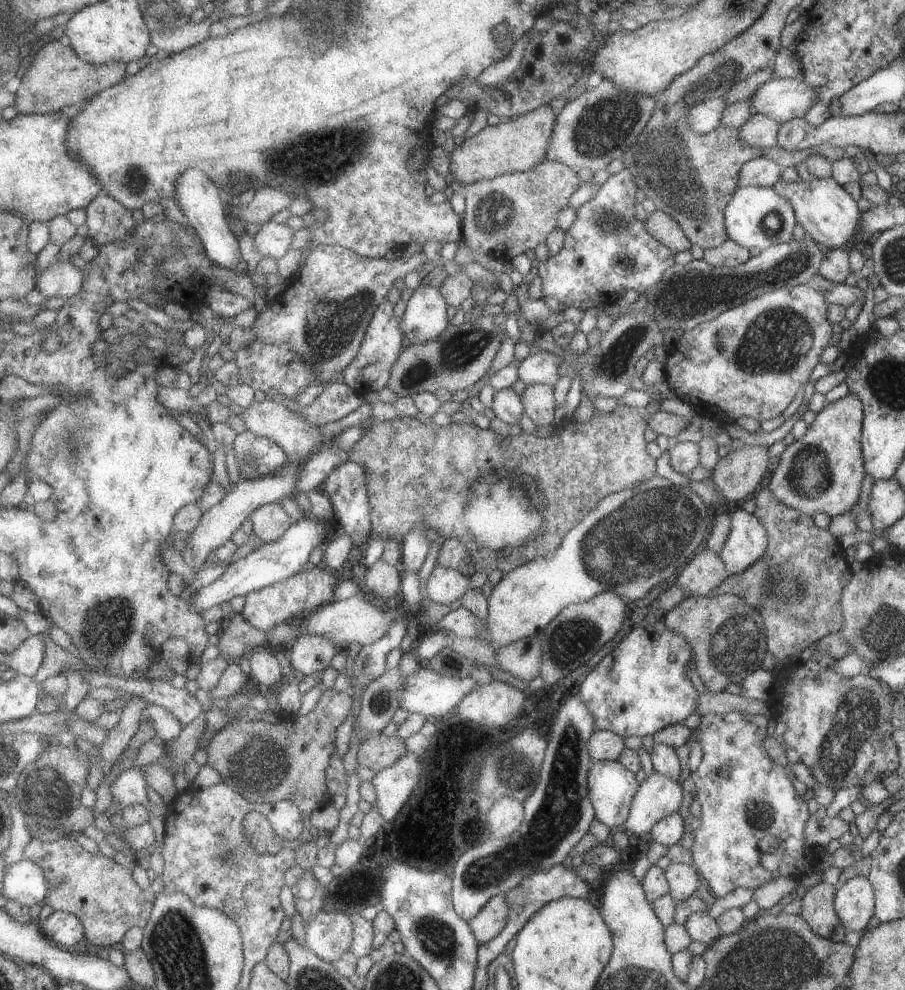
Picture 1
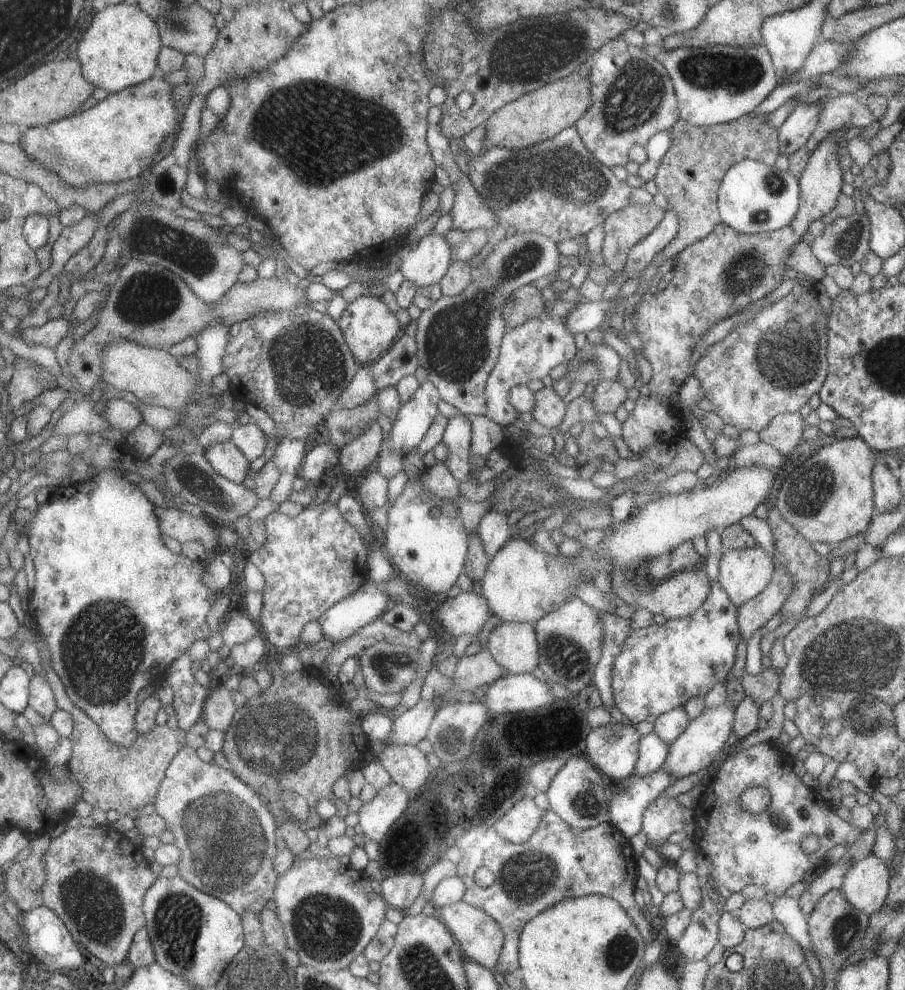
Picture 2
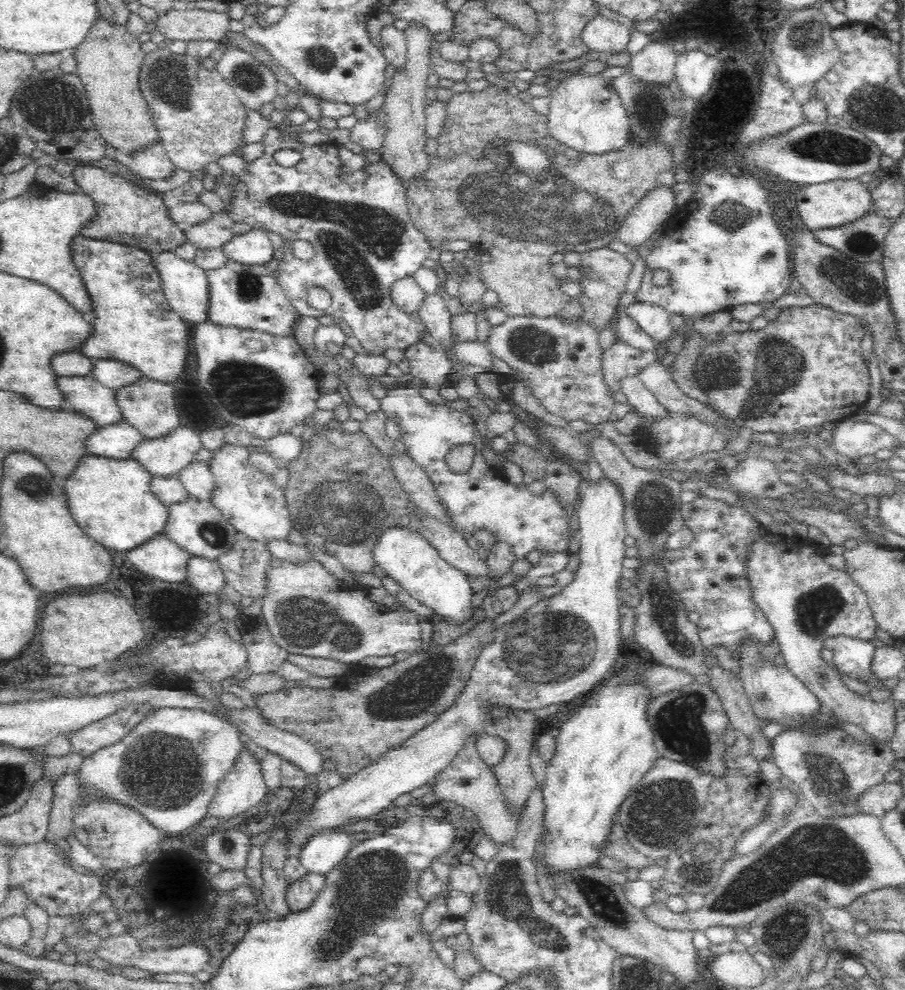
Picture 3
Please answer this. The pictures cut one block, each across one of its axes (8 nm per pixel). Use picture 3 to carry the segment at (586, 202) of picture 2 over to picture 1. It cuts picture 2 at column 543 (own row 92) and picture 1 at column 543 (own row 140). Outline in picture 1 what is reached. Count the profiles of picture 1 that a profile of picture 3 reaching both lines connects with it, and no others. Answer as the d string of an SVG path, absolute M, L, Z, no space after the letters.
M546 158L531 170L465 186L464 240L475 251L505 263L539 244L546 244L547 236L557 228L559 212L567 207L571 194L583 184L577 171Z

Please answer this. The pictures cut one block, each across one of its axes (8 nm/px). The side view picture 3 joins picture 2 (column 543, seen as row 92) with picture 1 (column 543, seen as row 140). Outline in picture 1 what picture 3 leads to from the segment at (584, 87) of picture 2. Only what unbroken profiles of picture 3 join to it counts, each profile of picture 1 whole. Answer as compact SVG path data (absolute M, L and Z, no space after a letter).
M545 105L498 125L487 125L476 135L458 142L449 153L449 174L464 187L511 173L531 170L546 159L557 115Z

